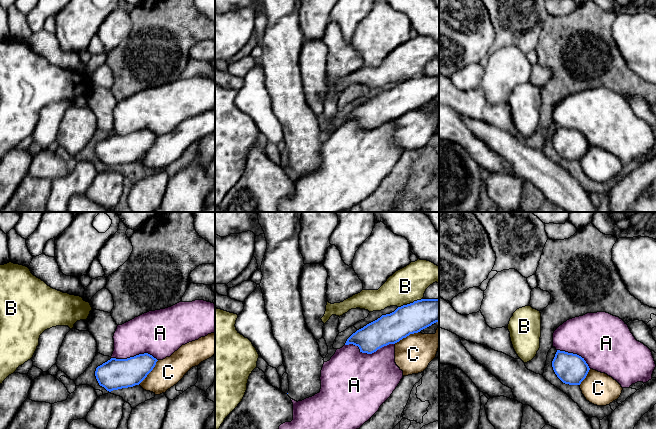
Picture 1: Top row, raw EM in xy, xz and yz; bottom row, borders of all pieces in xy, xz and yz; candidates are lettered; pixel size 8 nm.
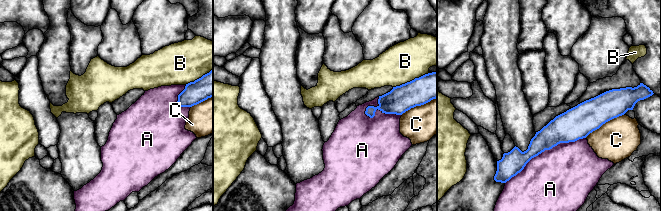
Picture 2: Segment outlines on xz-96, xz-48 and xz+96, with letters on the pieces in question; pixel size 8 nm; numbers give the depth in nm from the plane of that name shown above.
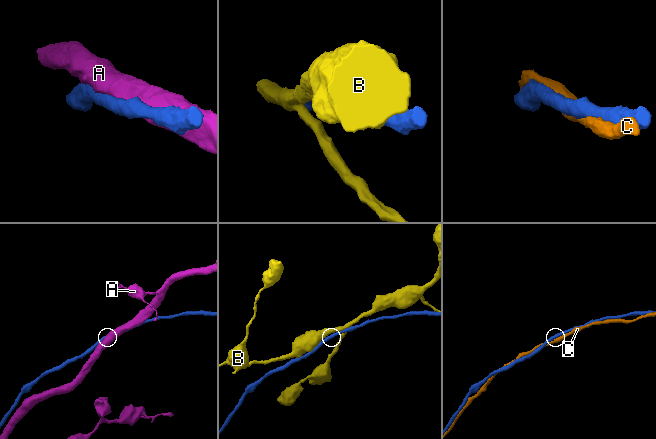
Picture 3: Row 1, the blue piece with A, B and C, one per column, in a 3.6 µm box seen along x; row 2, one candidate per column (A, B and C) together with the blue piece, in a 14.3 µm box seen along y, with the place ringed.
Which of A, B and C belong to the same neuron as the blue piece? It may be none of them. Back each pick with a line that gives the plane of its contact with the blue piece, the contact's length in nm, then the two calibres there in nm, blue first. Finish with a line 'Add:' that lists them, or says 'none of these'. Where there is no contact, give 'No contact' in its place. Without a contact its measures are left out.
C: Touches blue in xz. Shared border 220 nm. Thickness 240 nm (blue) against 300 nm
Add: C

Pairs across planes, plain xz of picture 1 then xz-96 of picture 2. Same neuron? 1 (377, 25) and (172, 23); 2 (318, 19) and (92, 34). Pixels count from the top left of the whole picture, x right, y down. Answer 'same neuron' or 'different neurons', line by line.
1: same neuron
2: different neurons

